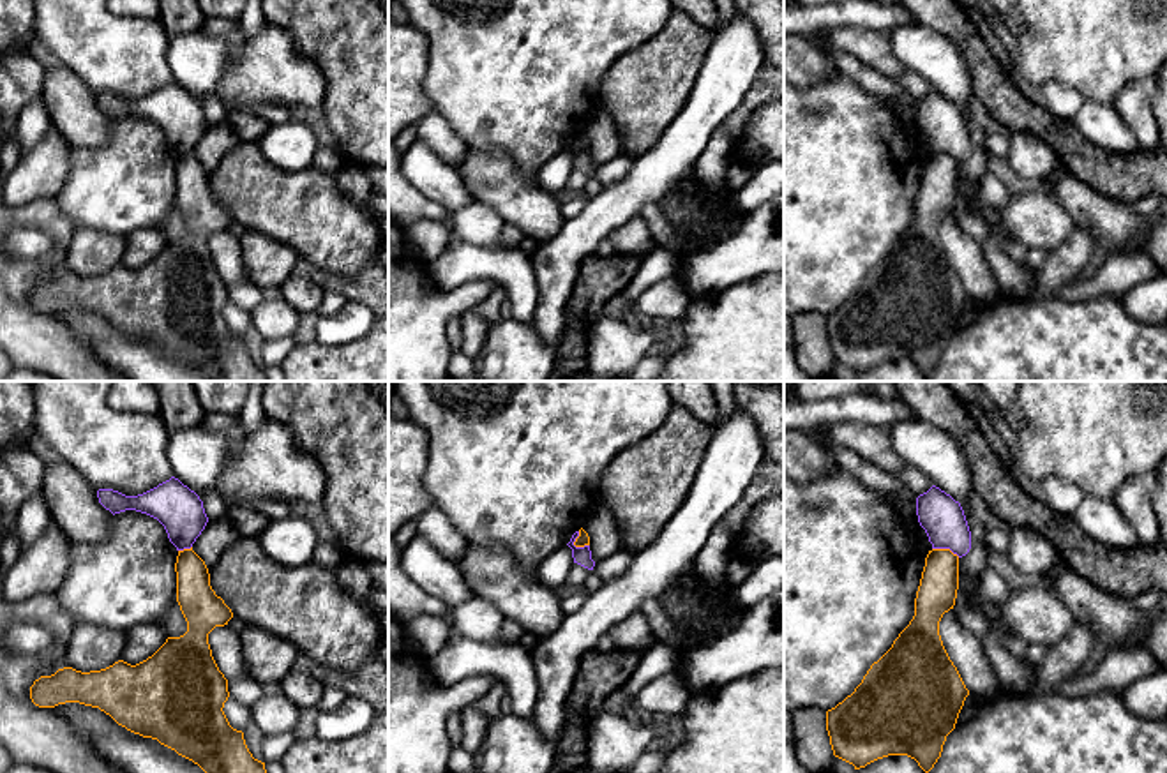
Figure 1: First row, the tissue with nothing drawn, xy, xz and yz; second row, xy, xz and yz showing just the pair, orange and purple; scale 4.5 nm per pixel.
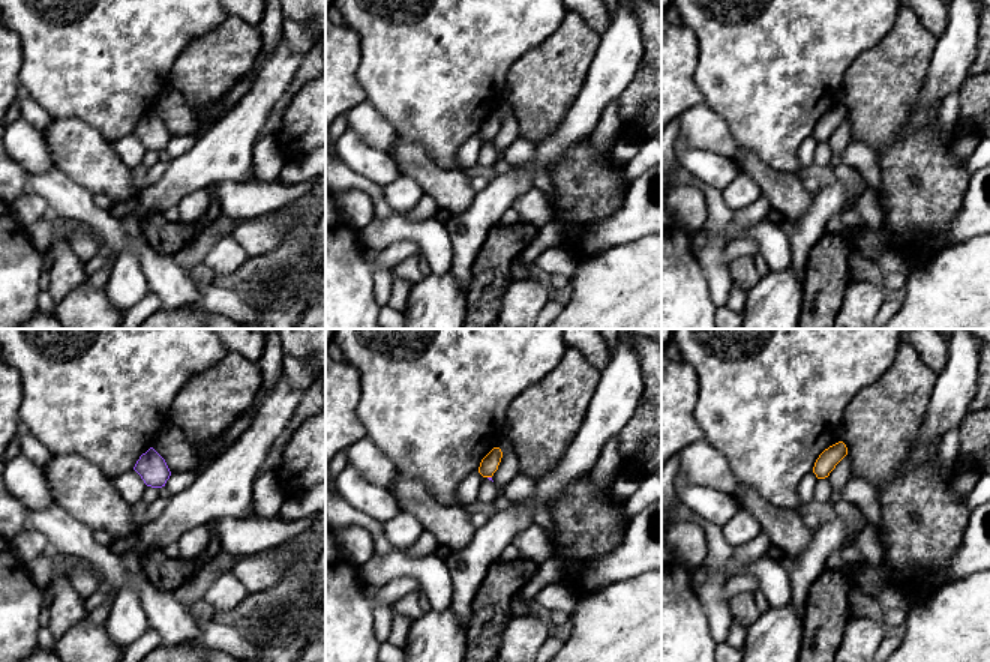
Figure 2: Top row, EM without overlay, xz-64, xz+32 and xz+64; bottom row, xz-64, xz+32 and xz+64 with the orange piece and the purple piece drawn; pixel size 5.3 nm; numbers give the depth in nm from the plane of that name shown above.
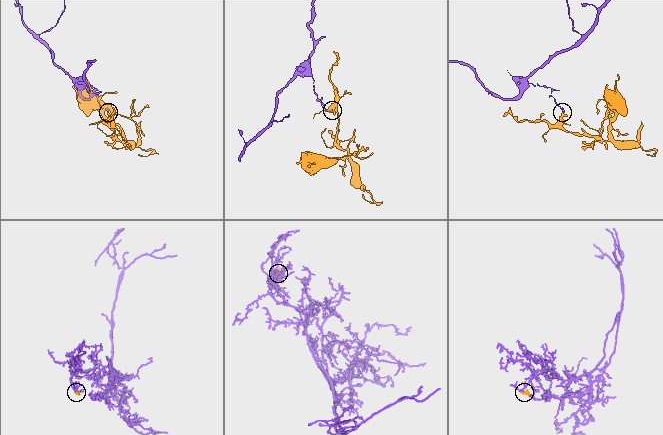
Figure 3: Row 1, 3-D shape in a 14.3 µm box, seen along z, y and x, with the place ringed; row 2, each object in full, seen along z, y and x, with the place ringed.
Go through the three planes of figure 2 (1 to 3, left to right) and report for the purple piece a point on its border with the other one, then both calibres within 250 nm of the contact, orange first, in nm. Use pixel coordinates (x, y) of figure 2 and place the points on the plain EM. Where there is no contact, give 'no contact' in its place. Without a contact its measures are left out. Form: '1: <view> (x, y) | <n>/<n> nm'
1: no contact
2: xz+32 (489, 140) | 100/20 nm
3: no contact

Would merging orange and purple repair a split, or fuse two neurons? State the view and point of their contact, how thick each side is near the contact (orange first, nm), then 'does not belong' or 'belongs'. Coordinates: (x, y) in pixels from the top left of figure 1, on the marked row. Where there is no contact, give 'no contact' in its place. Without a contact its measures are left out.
contact xz (576, 546); calibres 60 and 80 nm; does not belong

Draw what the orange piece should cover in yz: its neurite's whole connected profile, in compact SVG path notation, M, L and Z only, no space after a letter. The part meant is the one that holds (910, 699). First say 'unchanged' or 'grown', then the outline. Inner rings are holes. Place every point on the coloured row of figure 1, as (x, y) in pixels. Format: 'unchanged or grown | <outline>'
unchanged | M950 549L929 551L913 619L892 648L870 665L855 692L826 711L826 731L835 757L853 764L855 769L888 755L907 755L925 773L934 768L969 695L939 635L939 621L953 609L957 589L959 556Z

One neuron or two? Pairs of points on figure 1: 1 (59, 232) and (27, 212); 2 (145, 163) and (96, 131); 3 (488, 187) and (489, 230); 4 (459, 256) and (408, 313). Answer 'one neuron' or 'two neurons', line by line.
1: one neuron
2: two neurons
3: two neurons
4: two neurons

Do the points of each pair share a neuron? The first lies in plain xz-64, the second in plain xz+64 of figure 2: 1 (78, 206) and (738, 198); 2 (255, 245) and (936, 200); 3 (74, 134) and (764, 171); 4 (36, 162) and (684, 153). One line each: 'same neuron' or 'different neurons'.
1: same neuron
2: different neurons
3: same neuron
4: same neuron

